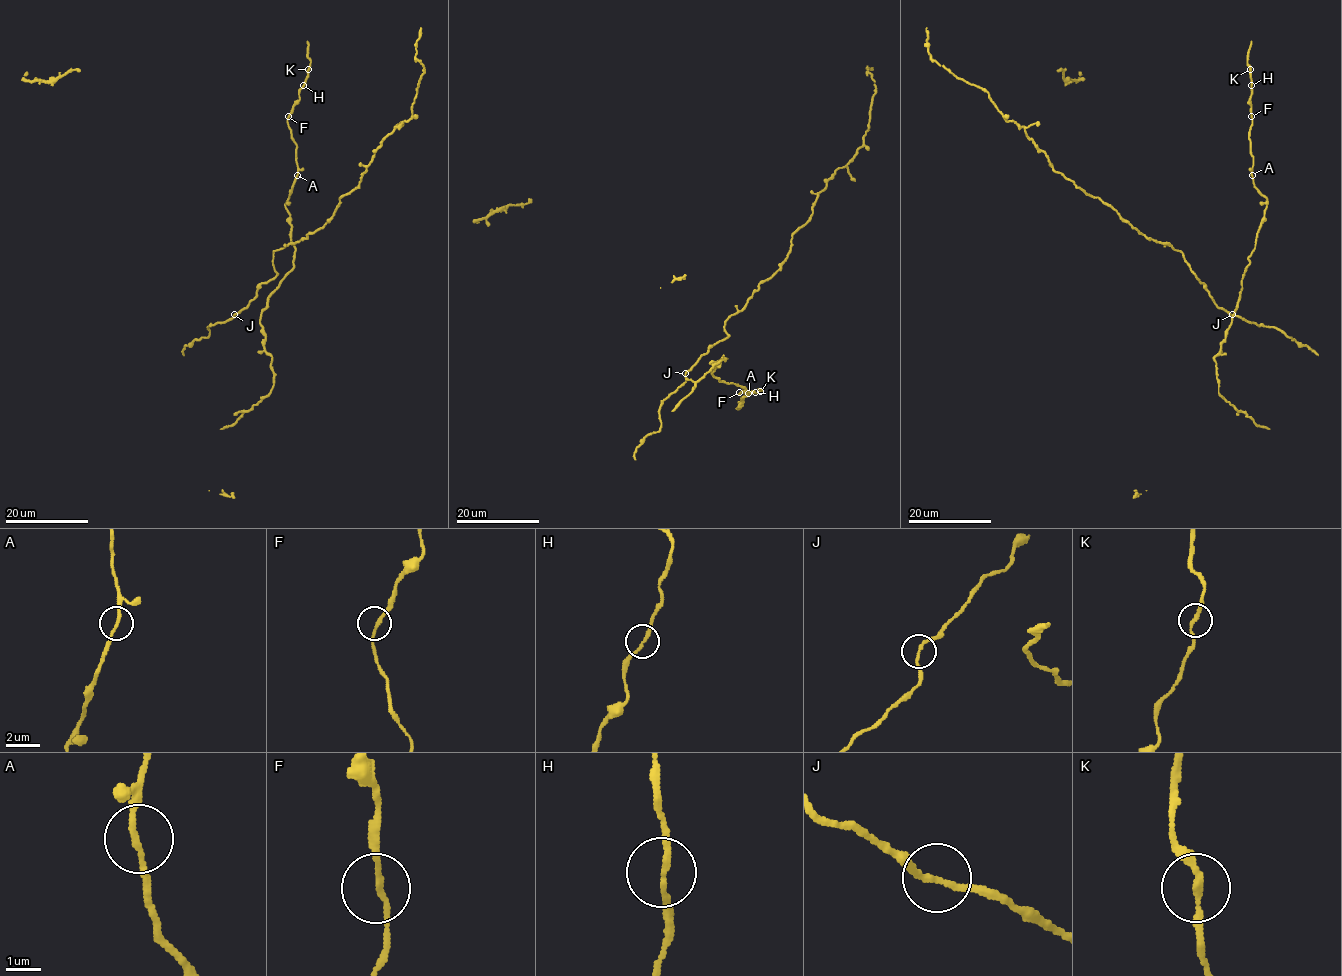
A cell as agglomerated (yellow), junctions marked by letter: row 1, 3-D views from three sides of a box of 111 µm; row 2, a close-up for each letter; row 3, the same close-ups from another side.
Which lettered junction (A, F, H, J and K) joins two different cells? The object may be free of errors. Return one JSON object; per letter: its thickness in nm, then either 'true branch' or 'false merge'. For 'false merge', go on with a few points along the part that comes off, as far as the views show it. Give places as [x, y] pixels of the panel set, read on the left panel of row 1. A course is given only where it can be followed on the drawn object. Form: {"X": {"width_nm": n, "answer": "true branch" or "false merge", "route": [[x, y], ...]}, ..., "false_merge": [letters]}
{"A": {"width_nm": 160, "answer": "true branch"}, "F": {"width_nm": 160, "answer": "true branch"}, "H": {"width_nm": 170, "answer": "true branch"}, "J": {"width_nm": 160, "answer": "true branch"}, "K": {"width_nm": 180, "answer": "true branch"}, "false_merge": []}

